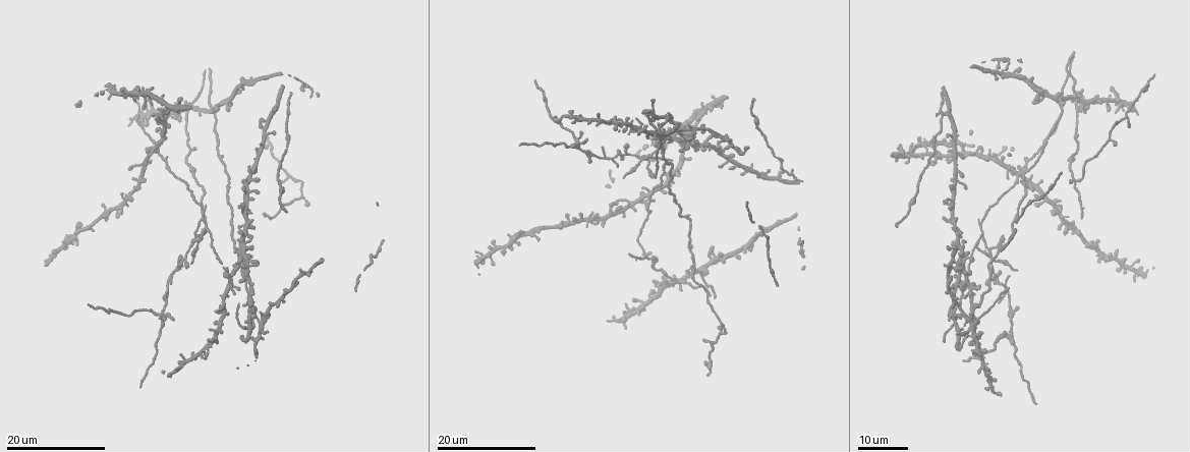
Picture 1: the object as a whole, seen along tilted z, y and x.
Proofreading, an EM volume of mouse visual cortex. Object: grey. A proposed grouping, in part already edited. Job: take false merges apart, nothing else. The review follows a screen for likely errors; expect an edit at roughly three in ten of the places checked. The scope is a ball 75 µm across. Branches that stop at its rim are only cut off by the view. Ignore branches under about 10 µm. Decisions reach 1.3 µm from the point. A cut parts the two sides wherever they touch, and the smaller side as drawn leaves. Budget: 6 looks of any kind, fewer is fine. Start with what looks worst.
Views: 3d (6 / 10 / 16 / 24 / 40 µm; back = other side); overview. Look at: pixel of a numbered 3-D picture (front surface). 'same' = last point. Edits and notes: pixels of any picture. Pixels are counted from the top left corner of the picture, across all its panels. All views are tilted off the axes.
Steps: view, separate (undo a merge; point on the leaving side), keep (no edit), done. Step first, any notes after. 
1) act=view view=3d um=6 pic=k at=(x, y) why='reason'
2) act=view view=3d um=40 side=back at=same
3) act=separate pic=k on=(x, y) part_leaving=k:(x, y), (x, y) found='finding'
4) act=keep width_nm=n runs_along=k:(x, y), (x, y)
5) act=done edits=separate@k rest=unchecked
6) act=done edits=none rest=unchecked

act=view view=3d um=24 pic=1 at=(659, 156) why='two arms in line, one across'

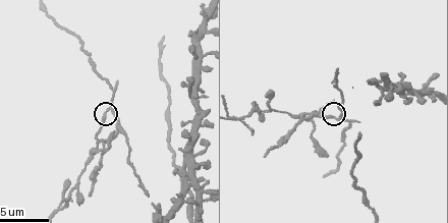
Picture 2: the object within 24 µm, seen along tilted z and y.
act=view view=3d um=10 pic=2 at=(106, 111)

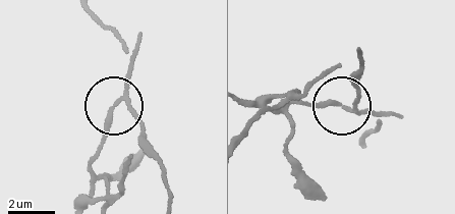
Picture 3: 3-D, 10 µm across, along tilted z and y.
act=separate pic=3 on=(112, 122) part_leaving=3:(125, 93), (97, 146), (88, 203) found='two neurons meet here'

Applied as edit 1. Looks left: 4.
act=view view=3d um=24 pic=1 at=(1022, 167) why='three-way junction'

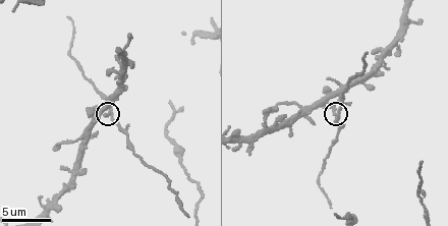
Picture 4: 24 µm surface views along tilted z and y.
act=view view=3d um=10 at=same why='zoom in'

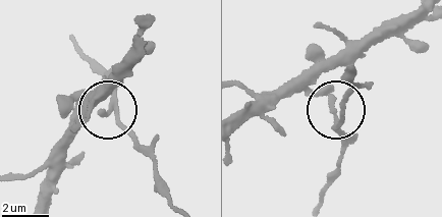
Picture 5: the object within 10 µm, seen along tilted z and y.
act=keep width_nm=170 found='all the same neuron'

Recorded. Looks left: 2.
act=view view=3d um=24 pic=1 at=(677, 280) why='arms part here'

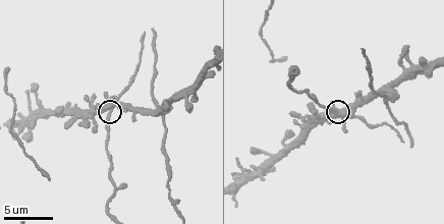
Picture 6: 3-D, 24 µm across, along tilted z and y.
act=view view=3d um=6 pic=6 at=(107, 111) why='closer look'

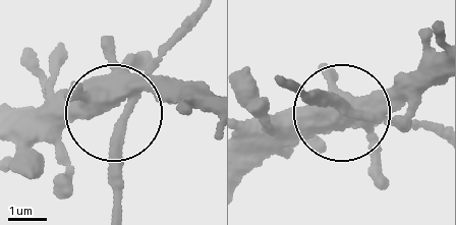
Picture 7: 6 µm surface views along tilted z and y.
act=separate pic=7 on=(110, 138) side_arm_um=20 part_leaving=7:(365, 117), (289, 82) found='a second neuron is stuck on'

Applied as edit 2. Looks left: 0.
act=done edits=separate@3,separate@7 rest=unchecked

